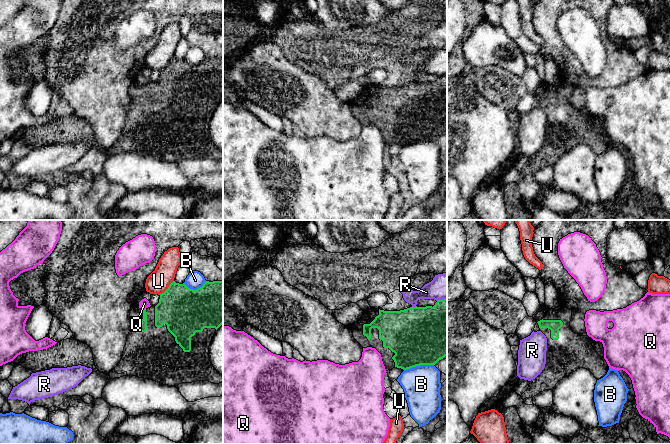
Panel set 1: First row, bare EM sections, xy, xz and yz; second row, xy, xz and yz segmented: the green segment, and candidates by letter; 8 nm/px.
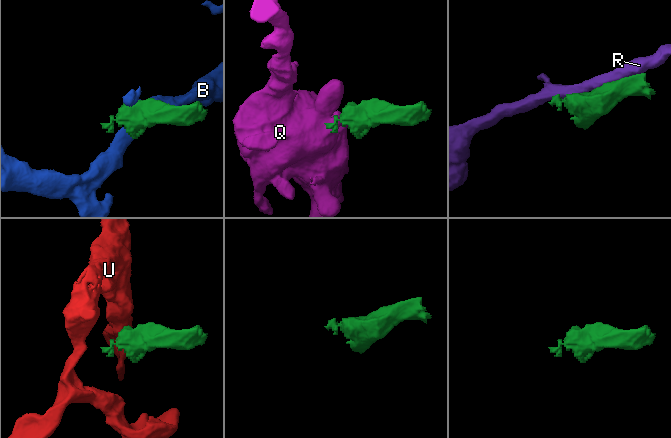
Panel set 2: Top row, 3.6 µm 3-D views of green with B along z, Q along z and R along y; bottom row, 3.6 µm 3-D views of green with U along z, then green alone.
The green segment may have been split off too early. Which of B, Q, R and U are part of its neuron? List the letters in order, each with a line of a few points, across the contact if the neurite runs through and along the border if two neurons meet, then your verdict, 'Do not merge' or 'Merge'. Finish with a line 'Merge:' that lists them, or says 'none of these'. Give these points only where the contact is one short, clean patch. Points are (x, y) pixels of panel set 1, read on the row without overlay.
B: Do not merge
Q: Line: xy (142, 84), (145, 85). Do not merge
R: Do not merge
U: Line: xy (173, 56), (159, 70). Do not merge
Merge: none of these

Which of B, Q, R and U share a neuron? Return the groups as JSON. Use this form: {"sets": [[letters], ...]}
{"sets": [["B"], ["Q"], ["R"], ["U"]]}

